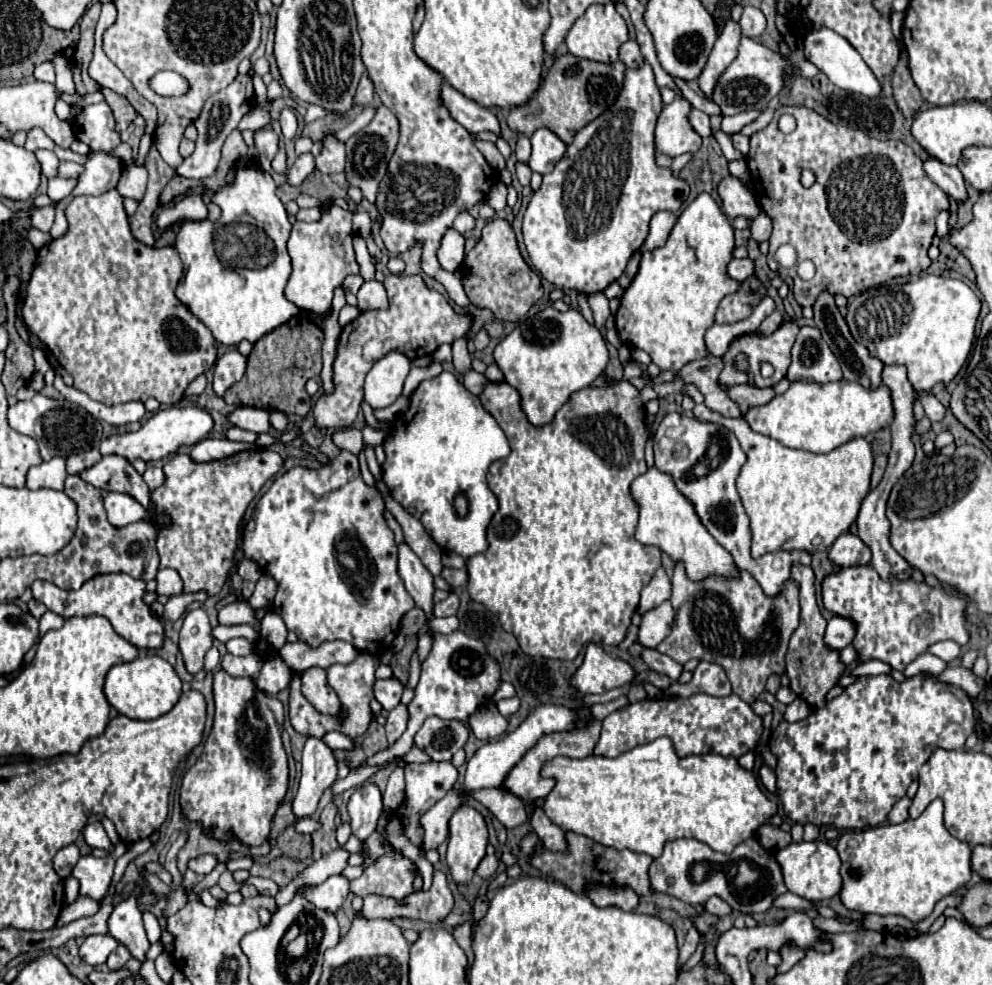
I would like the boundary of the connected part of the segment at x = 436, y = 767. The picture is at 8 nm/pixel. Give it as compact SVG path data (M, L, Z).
M432 761L432 763L424 763L424 765L408 763L404 767L404 773L406 773L406 799L398 807L396 817L404 823L404 829L406 829L406 835L410 837L410 841L414 845L420 845L420 825L418 825L420 815L452 789L452 785L456 783L458 771L450 761Z

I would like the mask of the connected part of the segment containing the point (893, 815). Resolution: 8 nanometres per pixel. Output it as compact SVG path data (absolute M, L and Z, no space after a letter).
M902 797L900 801L894 803L892 811L888 813L888 823L902 823L908 819L908 807L910 807L910 799L908 797Z

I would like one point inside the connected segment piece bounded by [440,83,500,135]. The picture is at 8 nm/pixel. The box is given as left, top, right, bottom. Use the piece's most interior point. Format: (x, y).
(473, 117)

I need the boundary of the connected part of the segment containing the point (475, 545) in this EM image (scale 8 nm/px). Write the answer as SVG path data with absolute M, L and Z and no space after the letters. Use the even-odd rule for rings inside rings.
M442 371L440 375L422 381L414 389L414 393L410 395L410 407L396 419L392 435L388 435L384 441L384 453L386 461L382 465L382 479L390 487L392 497L422 521L428 535L442 549L454 551L468 559L488 547L486 527L498 509L498 501L486 483L486 473L492 461L502 459L510 453L510 445L496 419L452 373ZM458 493L464 493L464 497L468 499L466 515L458 515L458 511L454 509L454 499Z

